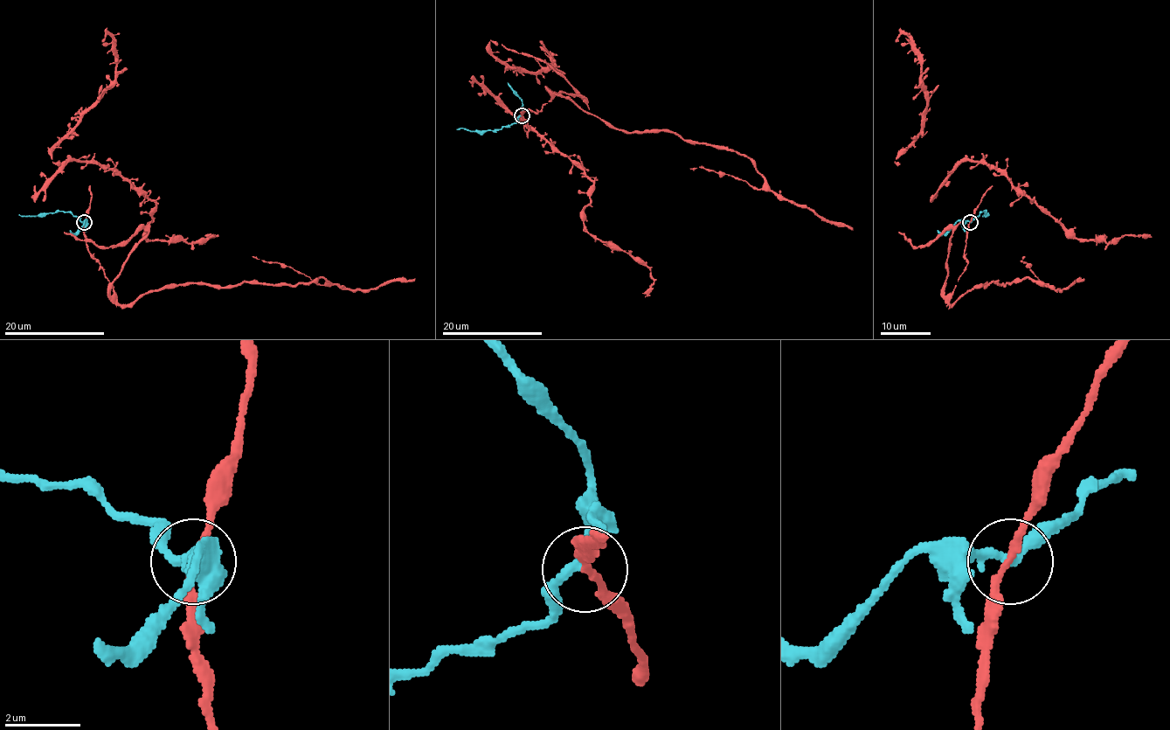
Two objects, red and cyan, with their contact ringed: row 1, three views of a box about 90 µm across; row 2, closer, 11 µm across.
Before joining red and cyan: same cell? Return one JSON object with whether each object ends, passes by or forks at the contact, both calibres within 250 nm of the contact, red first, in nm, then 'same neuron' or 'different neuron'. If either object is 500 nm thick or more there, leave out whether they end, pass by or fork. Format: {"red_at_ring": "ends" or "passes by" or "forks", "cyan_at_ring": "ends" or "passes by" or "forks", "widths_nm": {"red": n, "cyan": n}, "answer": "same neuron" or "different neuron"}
{"red_at_ring": "passes by", "cyan_at_ring": "passes by", "widths_nm": {"red": 180, "cyan": 200}, "answer": "different neuron"}

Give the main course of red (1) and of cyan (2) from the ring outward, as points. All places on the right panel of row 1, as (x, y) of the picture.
1: (971, 222), (966, 263), (951, 305), (986, 283), (986, 288), (1030, 277), (1064, 289), (1084, 279)
2: (971, 222), (983, 211), (984, 214)

